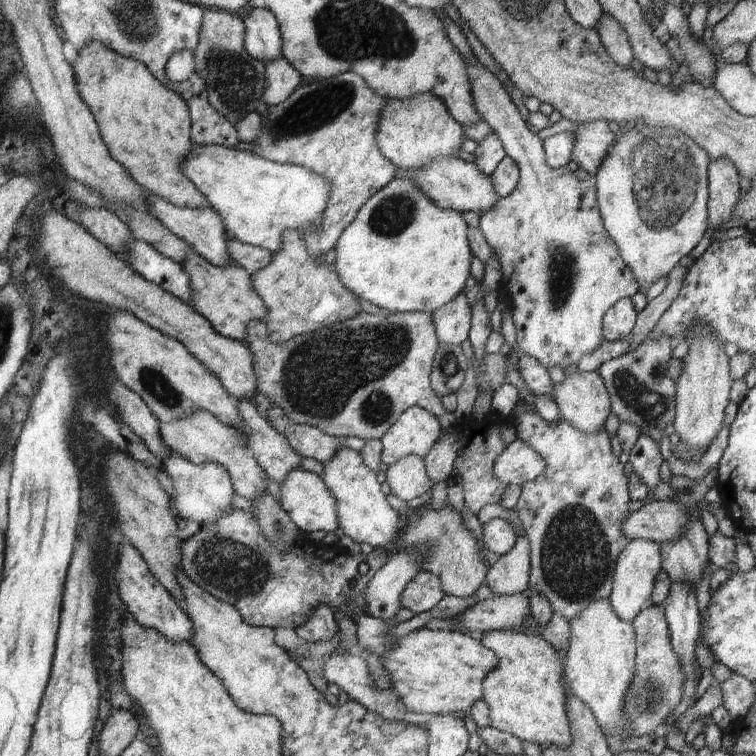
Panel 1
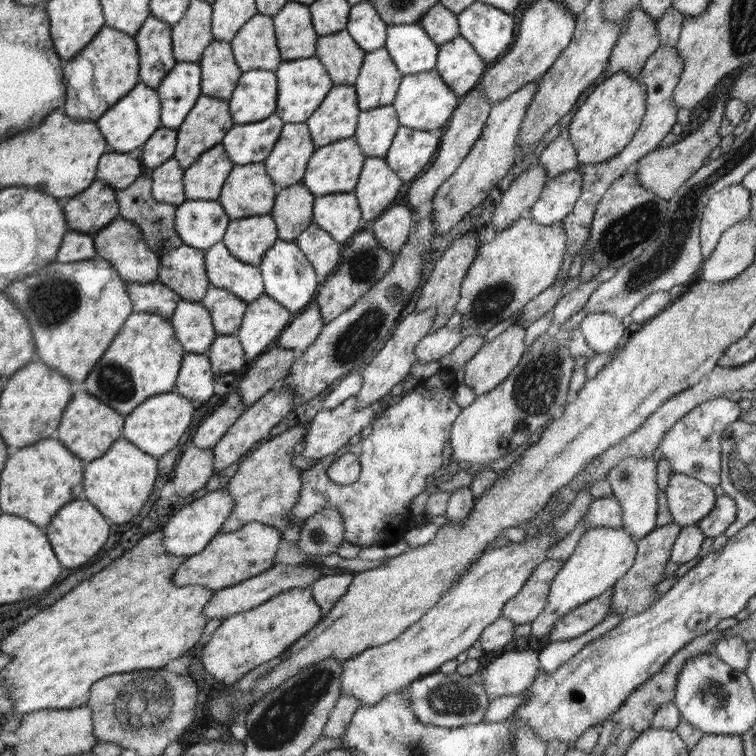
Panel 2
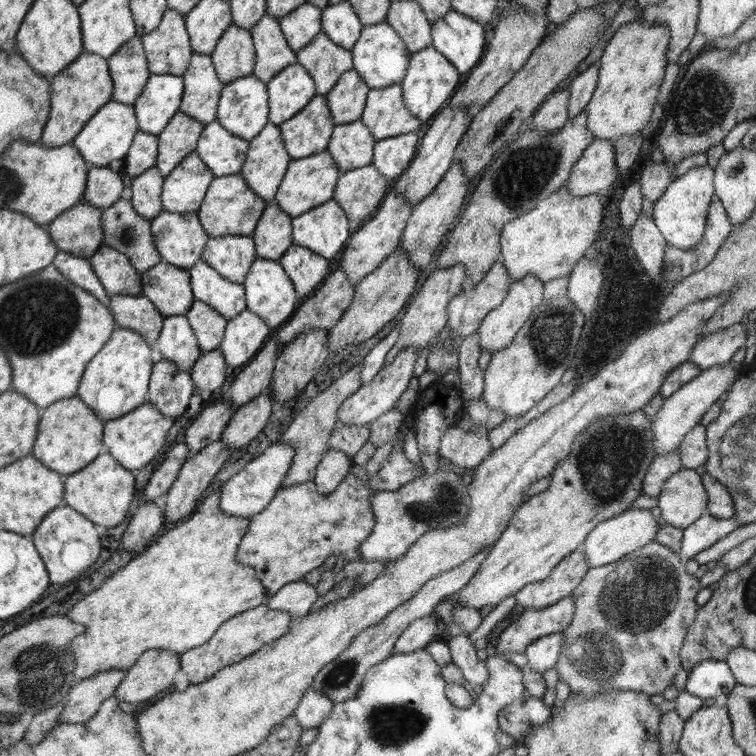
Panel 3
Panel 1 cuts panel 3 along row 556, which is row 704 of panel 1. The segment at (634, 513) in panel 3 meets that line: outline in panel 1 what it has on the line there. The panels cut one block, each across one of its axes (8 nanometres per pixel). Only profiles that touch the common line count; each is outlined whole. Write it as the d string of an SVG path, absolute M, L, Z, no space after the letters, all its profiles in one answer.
M609 599L591 602L569 625L570 642L563 662L566 684L594 713L606 736L632 736L627 730L629 723L623 714L623 700L635 675L637 646L633 626L614 612Z

